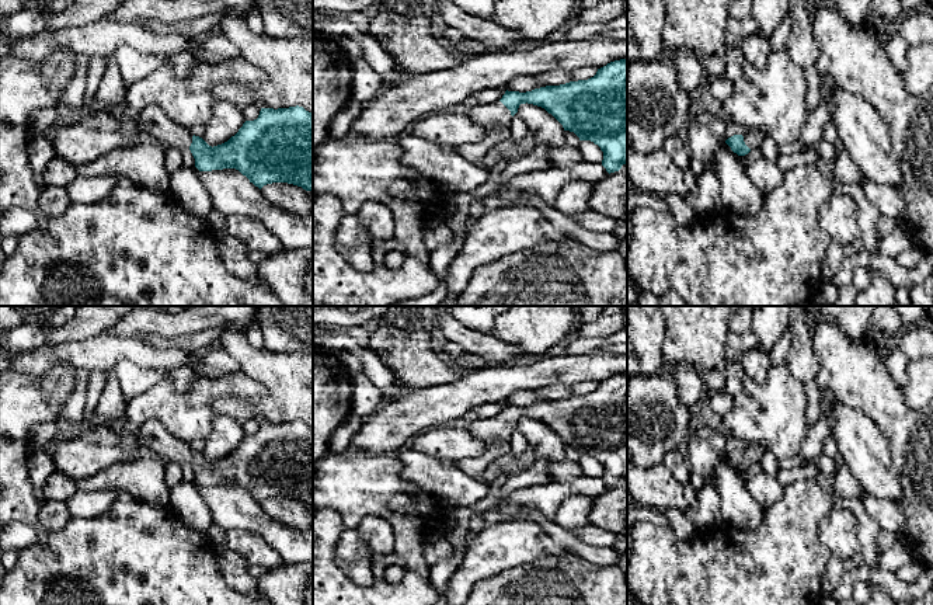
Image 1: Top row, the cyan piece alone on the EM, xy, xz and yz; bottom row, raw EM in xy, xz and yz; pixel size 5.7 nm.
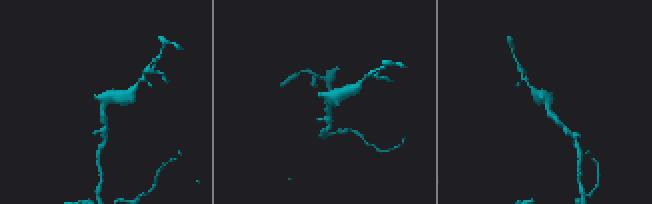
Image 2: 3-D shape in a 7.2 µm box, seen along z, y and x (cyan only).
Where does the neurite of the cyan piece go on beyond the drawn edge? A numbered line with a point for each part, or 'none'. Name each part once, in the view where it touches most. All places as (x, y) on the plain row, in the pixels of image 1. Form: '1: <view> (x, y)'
1: xz (488, 430)

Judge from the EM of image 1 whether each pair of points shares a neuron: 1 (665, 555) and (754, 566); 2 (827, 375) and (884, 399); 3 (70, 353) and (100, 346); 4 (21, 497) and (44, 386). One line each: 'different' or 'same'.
1: same
2: same
3: same
4: same

